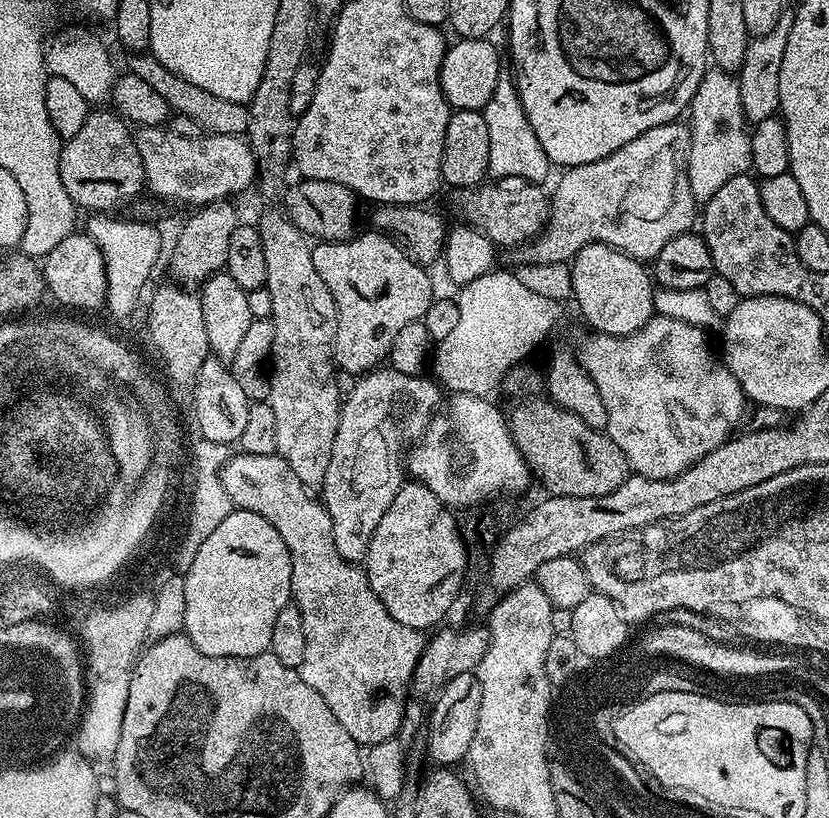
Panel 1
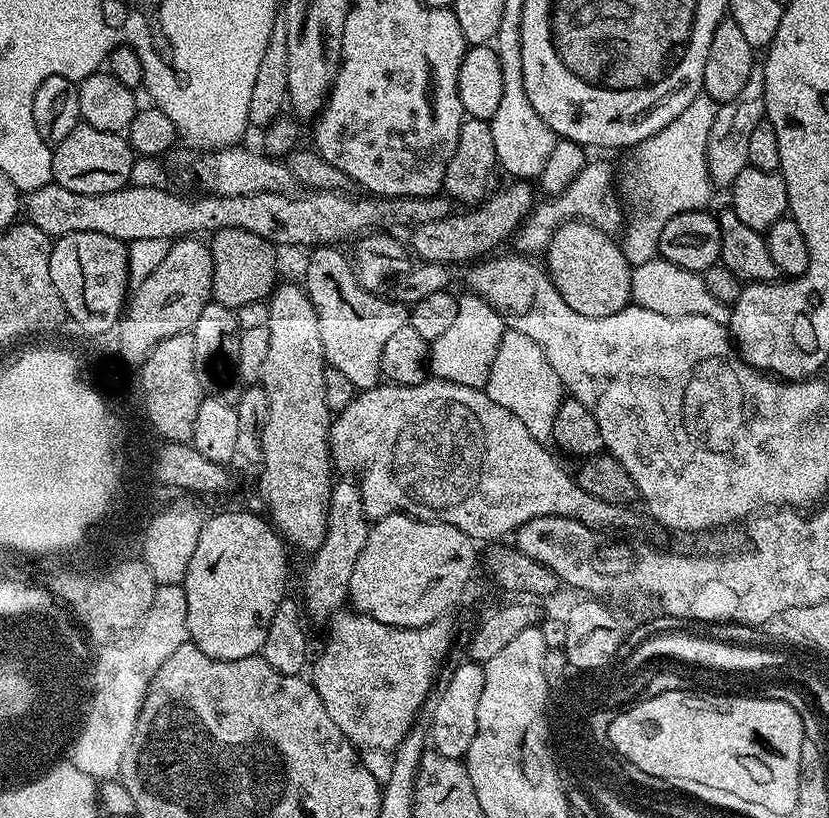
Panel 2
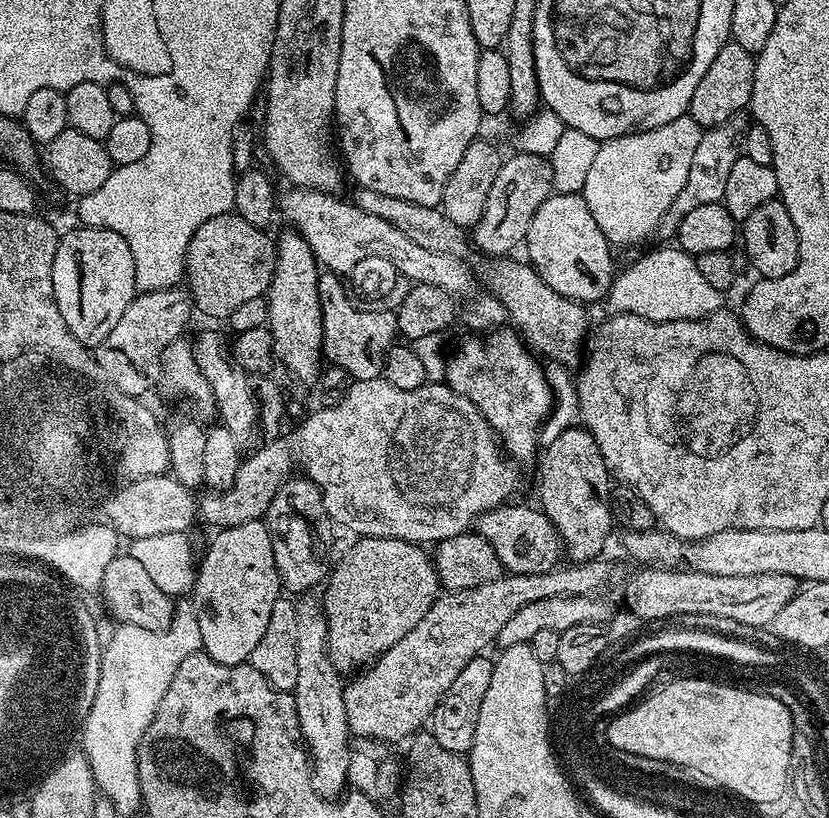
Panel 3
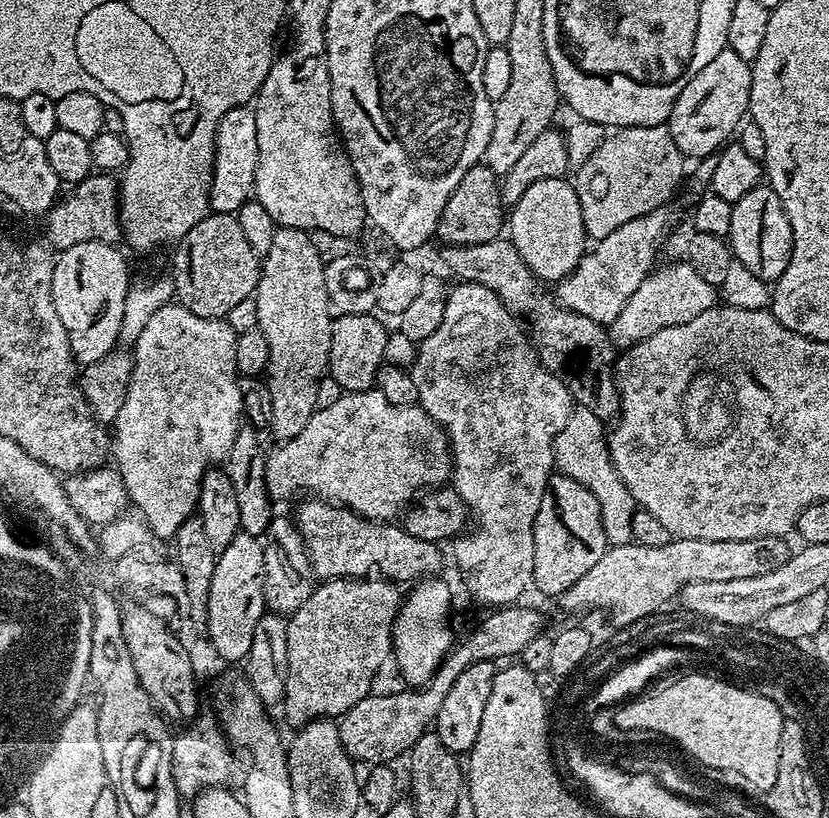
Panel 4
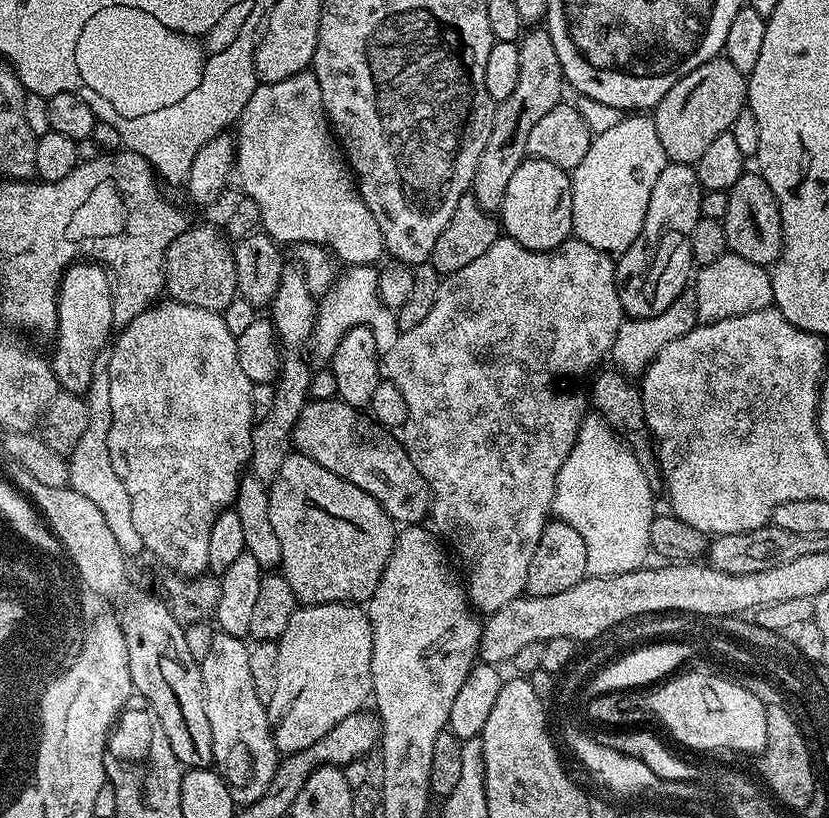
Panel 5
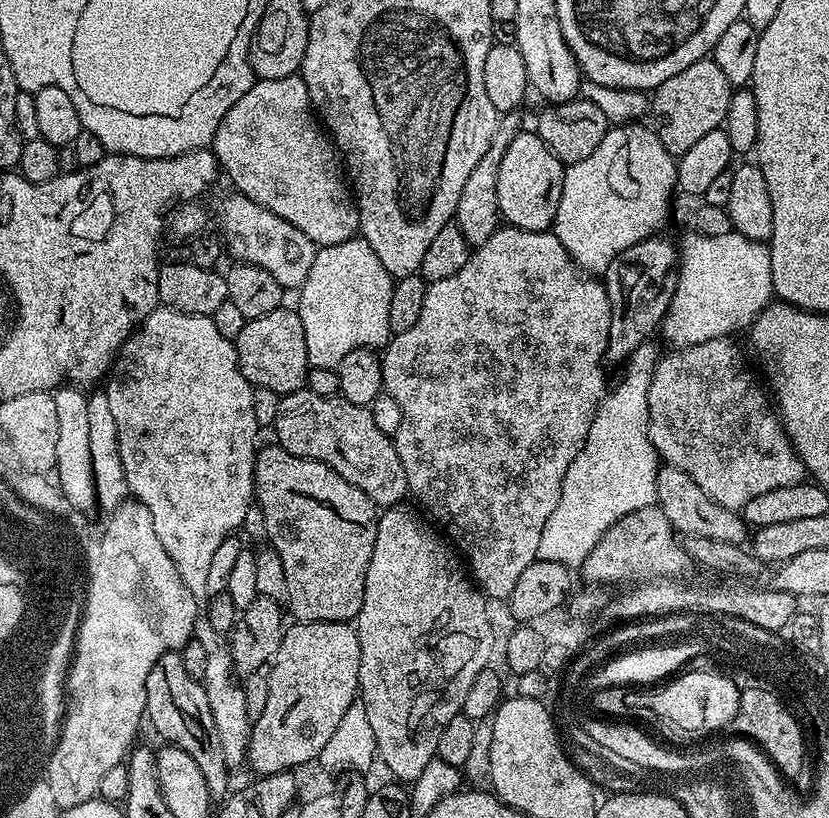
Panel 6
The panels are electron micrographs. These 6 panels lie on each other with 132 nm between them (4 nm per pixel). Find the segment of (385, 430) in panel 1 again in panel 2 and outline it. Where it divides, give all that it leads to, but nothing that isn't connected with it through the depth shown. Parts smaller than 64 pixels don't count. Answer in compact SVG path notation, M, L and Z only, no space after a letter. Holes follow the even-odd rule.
M337 479L332 485L332 497L328 503L328 525L326 538L322 546L311 557L312 565L304 578L304 596L302 604L317 616L321 622L327 621L333 614L341 611L348 600L350 574L354 574L354 565L358 562L358 554L362 554L362 546L366 546L366 538L370 521L364 515L364 503L360 497L359 483Z

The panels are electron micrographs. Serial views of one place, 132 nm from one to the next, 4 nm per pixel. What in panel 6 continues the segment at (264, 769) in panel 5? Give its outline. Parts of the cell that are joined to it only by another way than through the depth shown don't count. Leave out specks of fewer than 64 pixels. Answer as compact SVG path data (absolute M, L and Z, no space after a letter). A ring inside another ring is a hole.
M206 616L197 617L193 639L201 643L206 651L206 672L203 674L203 686L206 690L207 702L210 703L211 714L218 726L218 736L222 743L222 754L230 770L236 770L247 759L249 736L252 733L252 721L246 710L245 692L236 679L235 664L229 648L229 637L210 625Z

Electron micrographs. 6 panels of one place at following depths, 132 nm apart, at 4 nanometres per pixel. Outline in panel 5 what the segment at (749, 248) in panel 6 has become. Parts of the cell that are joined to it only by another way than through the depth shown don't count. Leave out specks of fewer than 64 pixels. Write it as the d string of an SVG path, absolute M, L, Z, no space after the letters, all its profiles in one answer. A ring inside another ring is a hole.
M725 254L718 258L718 262L703 265L695 273L694 291L696 314L704 322L734 318L738 314L750 314L754 310L773 307L772 277L769 269L763 264L746 262L746 258L741 256Z

